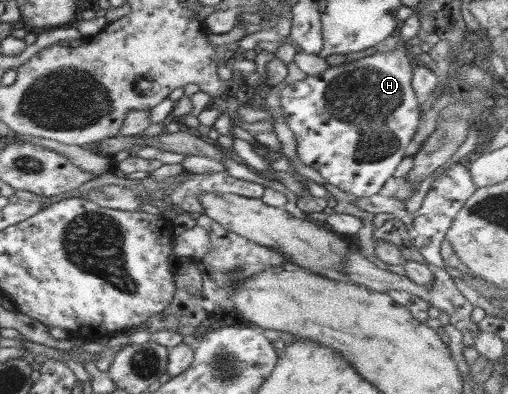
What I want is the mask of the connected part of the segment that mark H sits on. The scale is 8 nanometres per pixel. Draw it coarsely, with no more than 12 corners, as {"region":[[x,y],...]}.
{"region":[[406,48],[281,90],[297,158],[377,194],[422,117]]}

